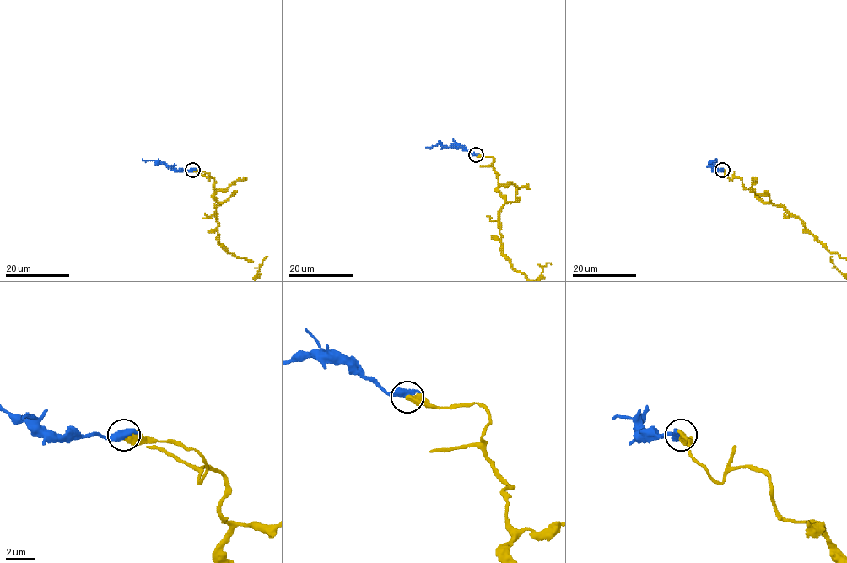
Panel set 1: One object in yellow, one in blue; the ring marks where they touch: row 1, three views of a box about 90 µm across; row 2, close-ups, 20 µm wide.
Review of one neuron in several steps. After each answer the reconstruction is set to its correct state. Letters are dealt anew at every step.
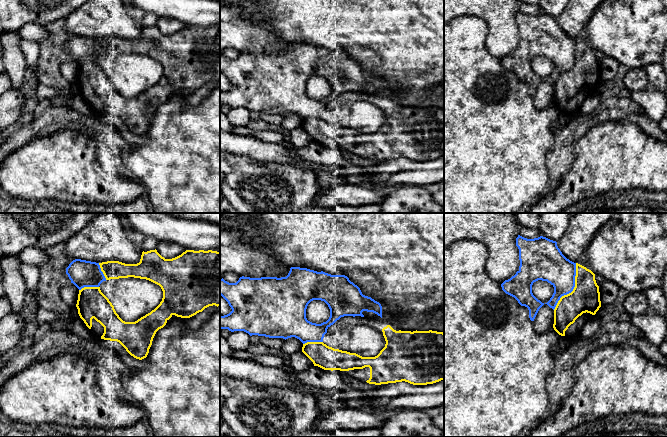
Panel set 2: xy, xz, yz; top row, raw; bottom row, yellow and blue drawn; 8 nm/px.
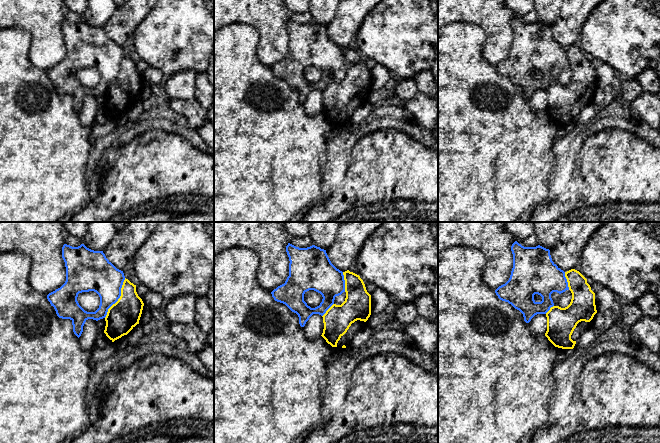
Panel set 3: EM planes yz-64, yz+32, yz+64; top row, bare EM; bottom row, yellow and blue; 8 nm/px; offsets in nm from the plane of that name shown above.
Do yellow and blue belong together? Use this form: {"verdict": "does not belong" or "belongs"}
{"verdict": "does not belong"}

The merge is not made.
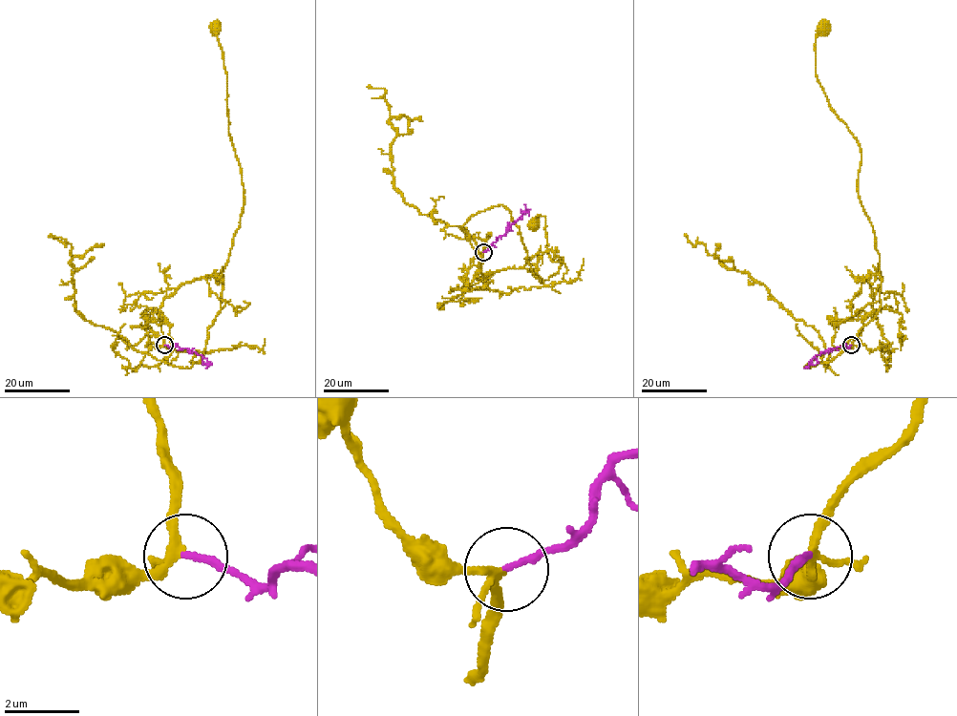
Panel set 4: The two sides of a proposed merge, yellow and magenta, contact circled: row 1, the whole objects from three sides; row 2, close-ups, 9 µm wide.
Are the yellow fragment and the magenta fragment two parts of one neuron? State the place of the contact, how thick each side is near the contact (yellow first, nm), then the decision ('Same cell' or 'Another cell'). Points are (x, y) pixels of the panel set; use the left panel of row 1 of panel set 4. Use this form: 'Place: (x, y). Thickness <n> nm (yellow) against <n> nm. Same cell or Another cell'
Place: (164, 345). Thickness 180 nm (yellow) against 180 nm. Same cell

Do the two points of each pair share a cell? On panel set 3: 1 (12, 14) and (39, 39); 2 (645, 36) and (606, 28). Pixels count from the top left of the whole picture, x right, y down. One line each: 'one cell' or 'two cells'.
1: one cell
2: one cell

